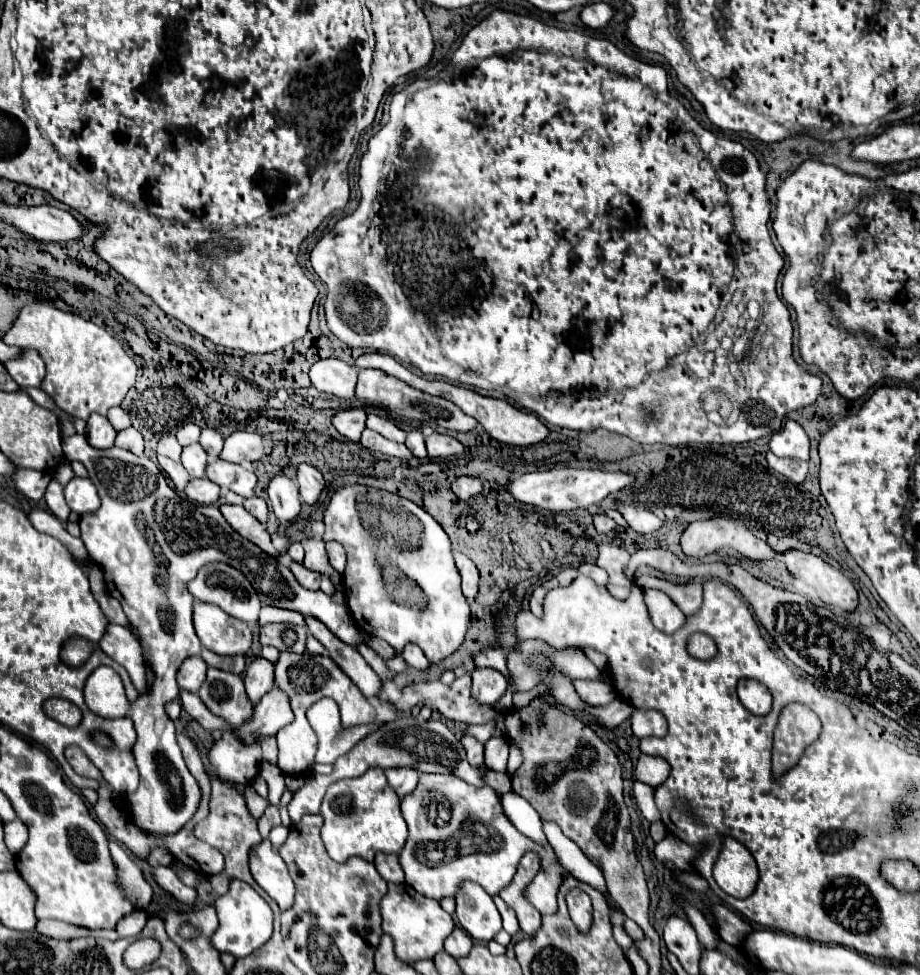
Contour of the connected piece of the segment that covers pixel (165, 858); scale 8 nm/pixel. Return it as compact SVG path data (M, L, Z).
M153 847L153 851L149 851L147 855L147 863L157 867L157 865L169 865L173 859L173 855L169 855L169 851L165 851L165 847Z

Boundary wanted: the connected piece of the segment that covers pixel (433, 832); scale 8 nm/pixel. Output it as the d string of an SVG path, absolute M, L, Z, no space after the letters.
M421 773L417 789L403 797L401 811L409 825L409 837L399 853L399 863L405 871L405 881L417 893L441 901L443 897L453 897L461 881L471 879L489 895L497 895L513 879L523 853L533 849L541 859L541 869L527 887L525 897L541 915L557 911L557 889L569 873L561 869L551 847L533 843L511 825L501 809L499 795L491 787L473 787L455 775Z

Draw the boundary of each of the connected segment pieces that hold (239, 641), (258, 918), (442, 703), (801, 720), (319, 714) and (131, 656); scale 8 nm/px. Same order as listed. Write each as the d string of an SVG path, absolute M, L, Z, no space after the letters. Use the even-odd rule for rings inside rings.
M195 601L193 625L201 645L217 655L245 655L251 649L253 633L249 625L227 615L217 605Z
M233 881L233 889L229 895L220 896L214 903L219 917L219 931L213 935L213 945L217 951L233 953L235 957L247 957L255 949L259 949L273 933L273 911L267 901L245 881ZM225 929L229 929L229 939L225 937Z
M469 673L459 677L453 687L445 687L441 681L421 681L417 685L409 685L403 689L403 697L395 701L395 707L407 711L421 701L427 701L427 705L439 709L439 713L453 721L483 725L495 717L493 707L473 703Z
M787 703L779 715L773 743L773 773L781 775L791 769L805 747L821 733L821 721L803 703Z
M319 699L317 703L313 703L313 707L309 707L307 711L307 719L319 737L315 763L335 763L337 757L349 751L369 731L377 729L377 723L341 729L339 707L337 703L333 703L333 699Z
M109 625L107 633L99 641L99 647L115 659L119 665L123 665L135 685L135 689L141 695L147 695L147 665L141 655L141 645L137 639L119 625Z

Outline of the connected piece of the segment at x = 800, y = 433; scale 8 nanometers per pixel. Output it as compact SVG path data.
M791 419L785 423L783 429L779 429L771 437L769 447L777 457L793 457L809 461L809 437L805 429Z

